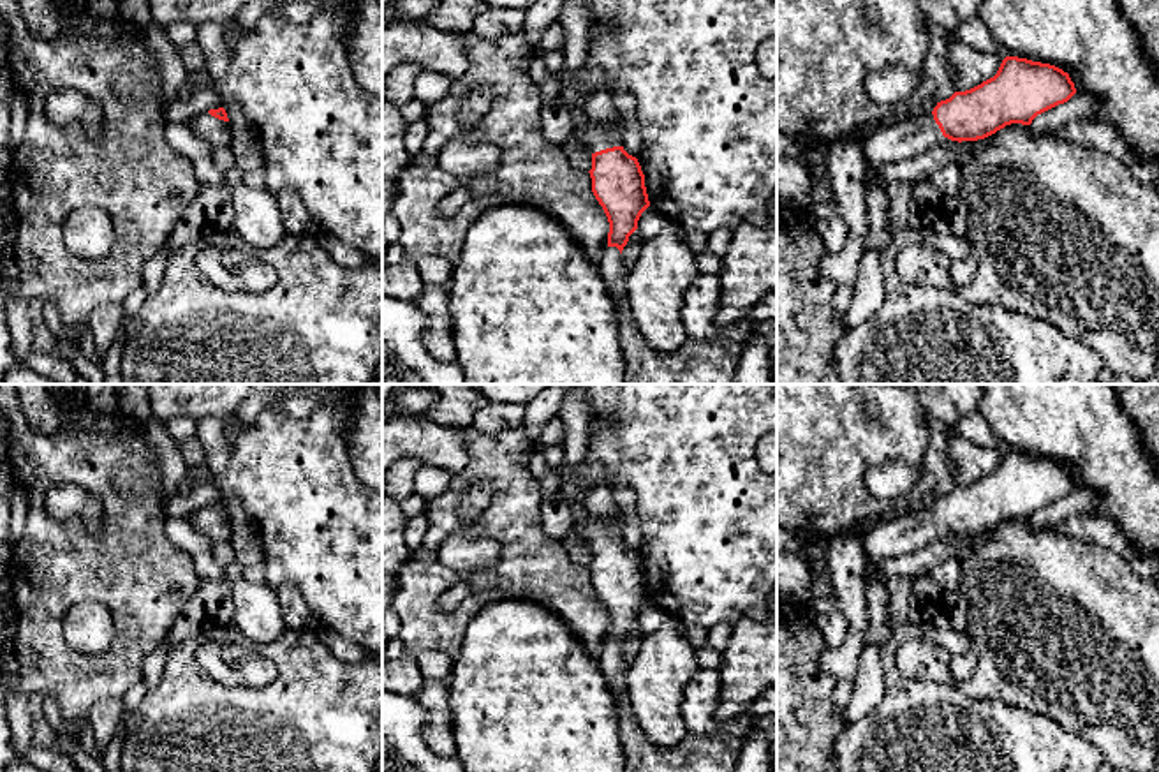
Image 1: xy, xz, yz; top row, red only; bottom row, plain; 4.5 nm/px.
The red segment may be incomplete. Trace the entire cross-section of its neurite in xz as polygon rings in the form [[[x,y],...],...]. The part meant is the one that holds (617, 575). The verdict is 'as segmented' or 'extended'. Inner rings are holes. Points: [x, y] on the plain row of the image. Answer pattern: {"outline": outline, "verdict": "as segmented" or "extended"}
{"outline": [[[624,515],[588,516],[576,532],[592,548],[592,587],[608,617],[608,642],[622,649],[629,631],[638,624],[641,608],[650,601],[645,569],[636,552],[624,541]]], "verdict": "extended"}

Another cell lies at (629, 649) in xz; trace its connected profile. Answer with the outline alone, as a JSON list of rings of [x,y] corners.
[[[638,624],[629,631],[627,640],[622,645],[624,663],[629,664],[636,659],[638,649],[641,642],[641,633],[638,631]]]

